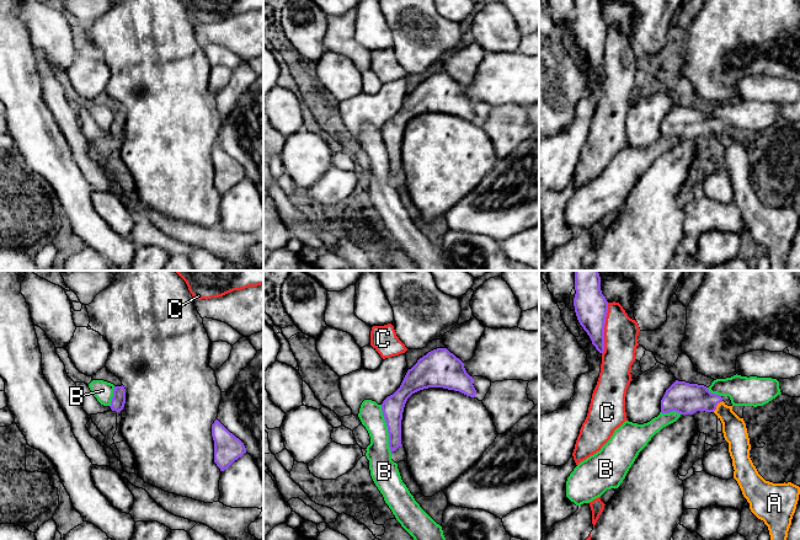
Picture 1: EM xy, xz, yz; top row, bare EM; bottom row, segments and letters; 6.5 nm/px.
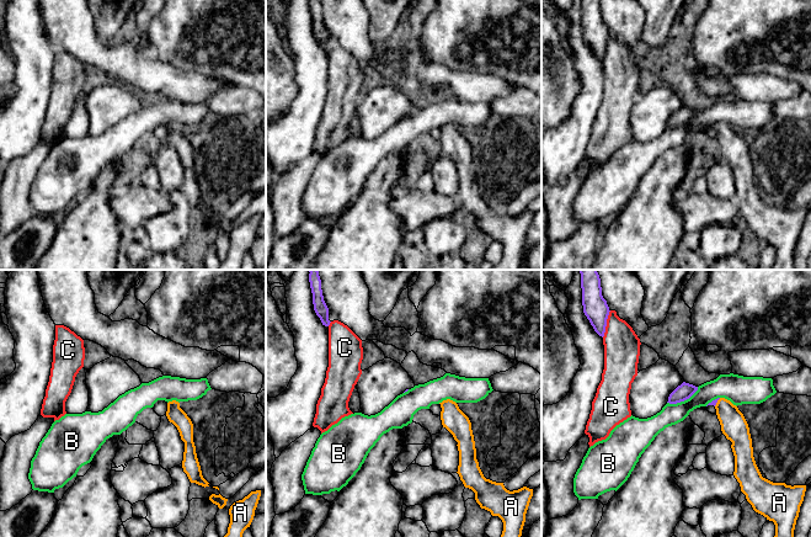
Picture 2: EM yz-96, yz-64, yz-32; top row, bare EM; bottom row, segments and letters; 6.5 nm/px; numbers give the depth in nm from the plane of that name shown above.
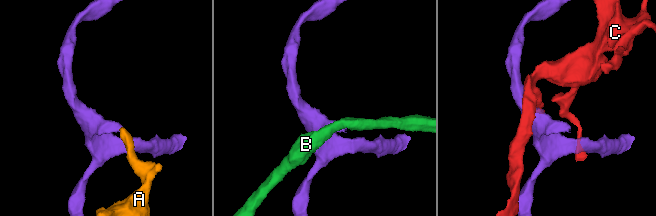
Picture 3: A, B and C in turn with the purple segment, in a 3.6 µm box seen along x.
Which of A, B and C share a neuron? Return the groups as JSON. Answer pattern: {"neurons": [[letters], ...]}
{"neurons": [["A"], ["B"], ["C"]]}

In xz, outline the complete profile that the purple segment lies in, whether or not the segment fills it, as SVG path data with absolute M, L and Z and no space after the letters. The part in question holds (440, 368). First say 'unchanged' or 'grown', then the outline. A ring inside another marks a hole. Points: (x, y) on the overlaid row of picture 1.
unchanged; M437 348L407 370L400 387L382 403L389 433L390 451L401 447L401 419L407 399L423 389L443 387L475 397L476 390L464 363L447 348Z

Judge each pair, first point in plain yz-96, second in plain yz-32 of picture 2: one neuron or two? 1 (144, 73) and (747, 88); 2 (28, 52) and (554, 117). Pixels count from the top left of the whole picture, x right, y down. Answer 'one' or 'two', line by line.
1: one
2: two

